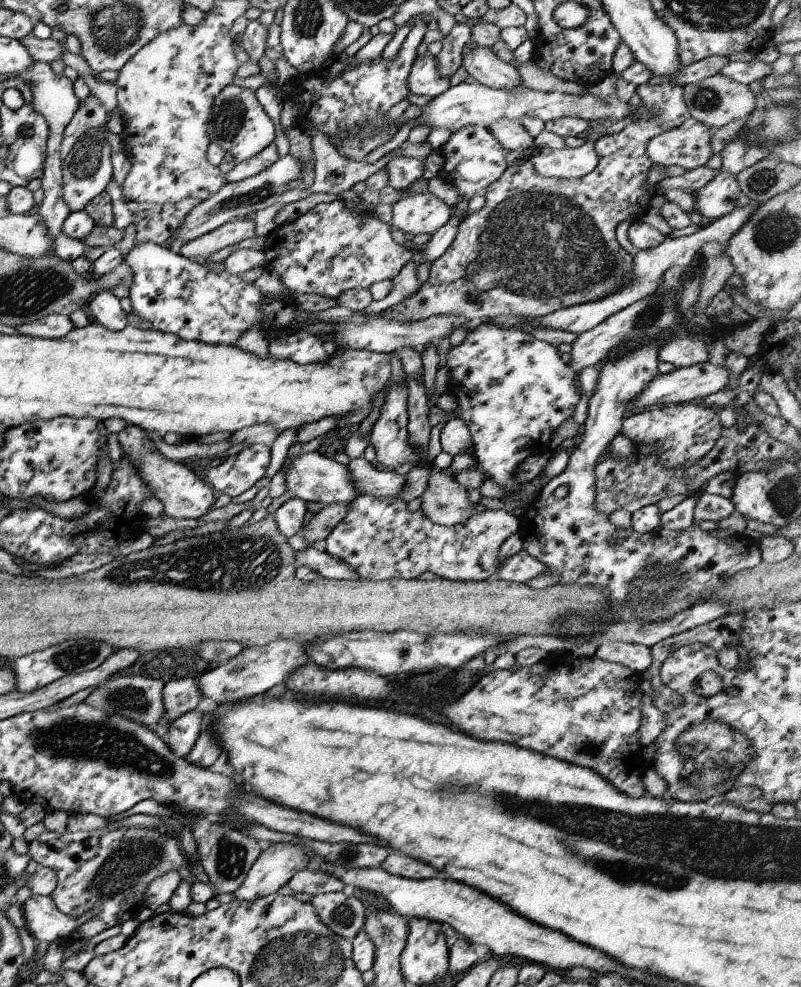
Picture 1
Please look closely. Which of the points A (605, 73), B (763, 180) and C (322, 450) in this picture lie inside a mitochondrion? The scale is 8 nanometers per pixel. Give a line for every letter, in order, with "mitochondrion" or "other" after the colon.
A: other
B: mitochondrion
C: other

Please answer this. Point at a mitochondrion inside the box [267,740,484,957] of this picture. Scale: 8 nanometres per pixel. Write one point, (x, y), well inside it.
(344, 915)

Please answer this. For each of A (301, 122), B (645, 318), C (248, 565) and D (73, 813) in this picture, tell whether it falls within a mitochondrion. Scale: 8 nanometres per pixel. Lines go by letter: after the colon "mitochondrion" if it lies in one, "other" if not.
A: other
B: mitochondrion
C: mitochondrion
D: other

